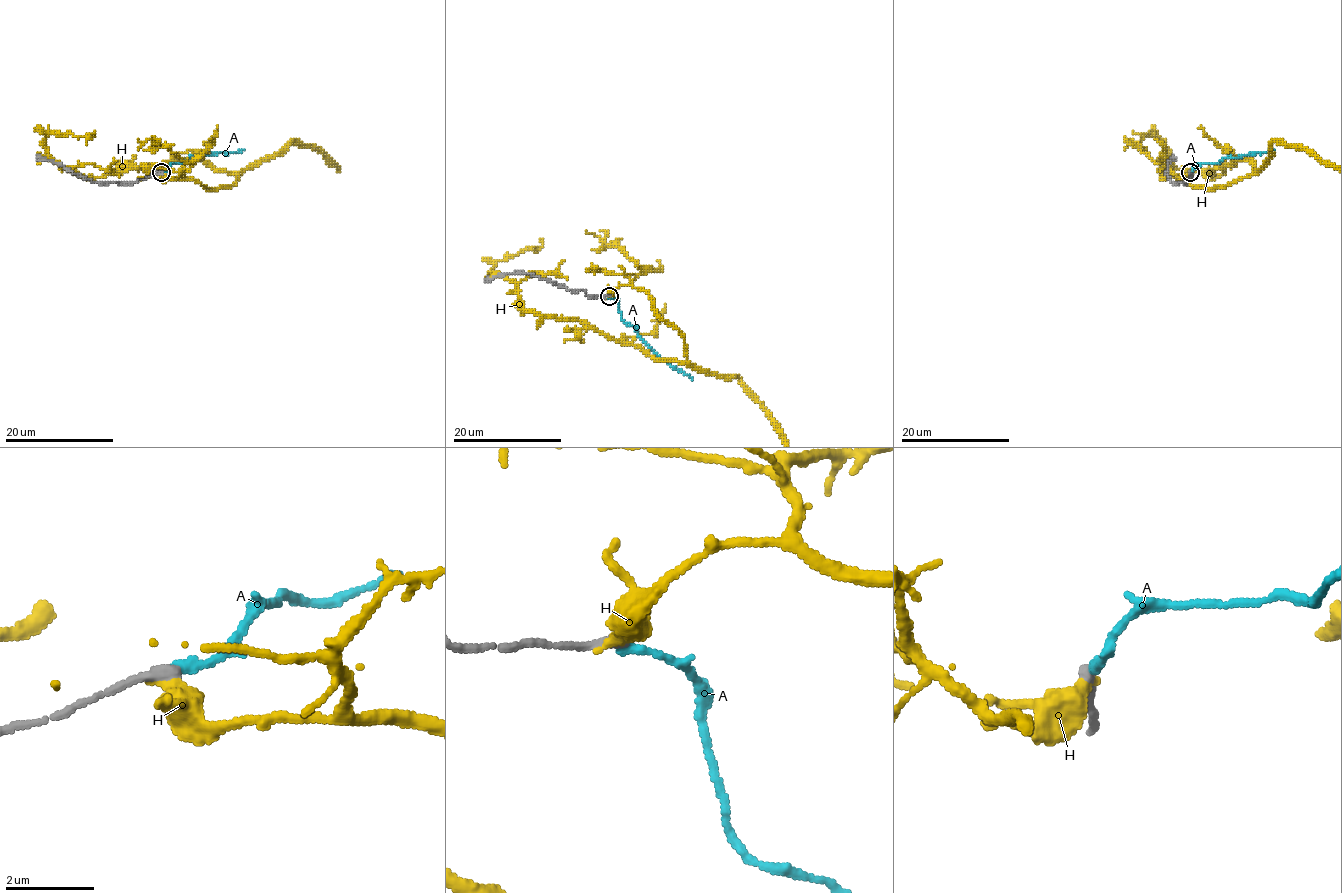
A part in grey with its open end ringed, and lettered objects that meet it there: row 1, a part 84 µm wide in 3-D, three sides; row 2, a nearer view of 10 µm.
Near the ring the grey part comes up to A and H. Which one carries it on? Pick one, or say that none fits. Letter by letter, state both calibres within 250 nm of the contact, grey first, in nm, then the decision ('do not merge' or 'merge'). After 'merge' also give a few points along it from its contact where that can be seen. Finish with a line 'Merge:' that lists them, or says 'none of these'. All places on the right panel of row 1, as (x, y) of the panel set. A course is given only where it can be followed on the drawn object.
A: calibres 280 and 220 nm; merge; course (1190, 172), (1195, 165), (1217, 164), (1225, 157), (1273, 149)
H: calibres 300 and 550 nm; do not merge
Merge: A

